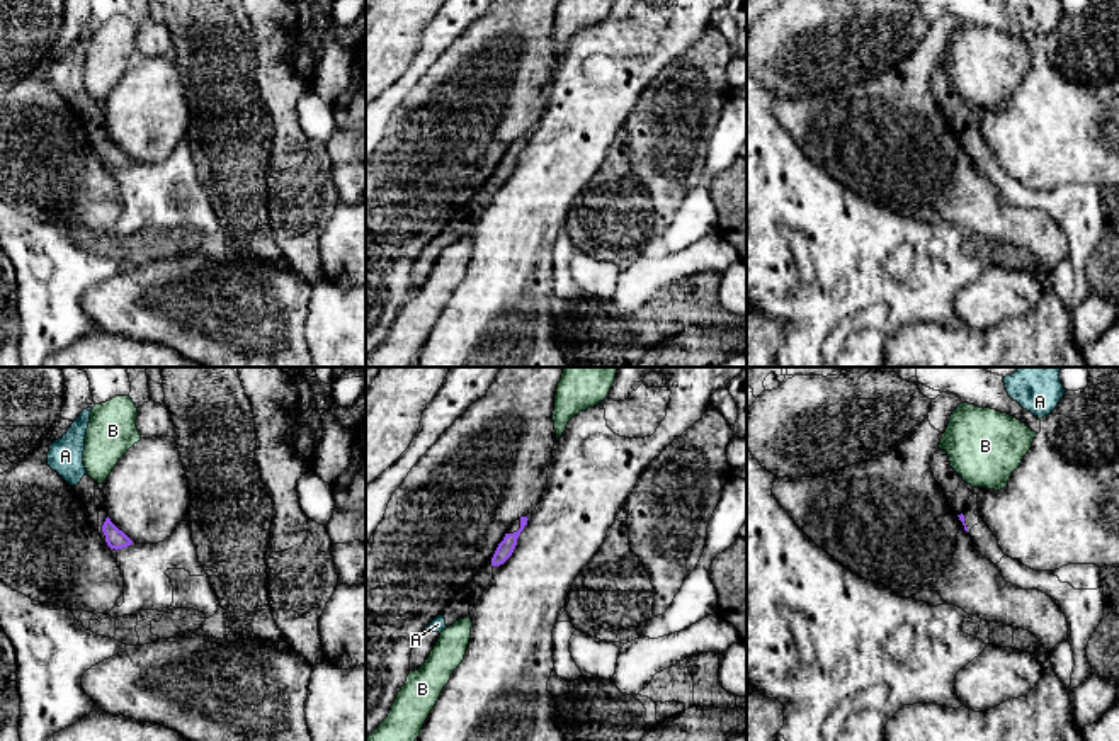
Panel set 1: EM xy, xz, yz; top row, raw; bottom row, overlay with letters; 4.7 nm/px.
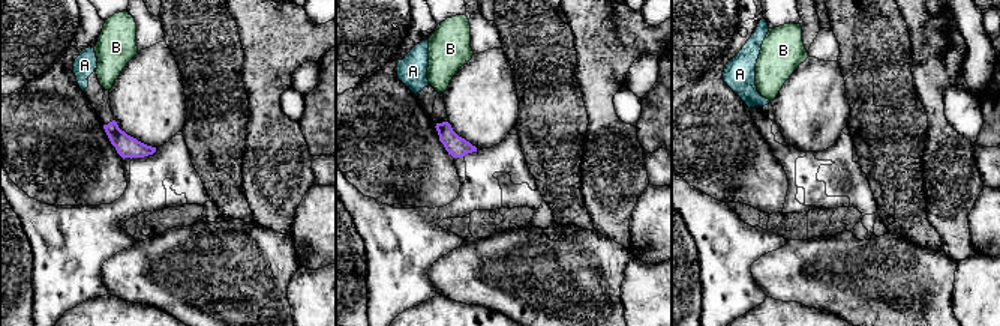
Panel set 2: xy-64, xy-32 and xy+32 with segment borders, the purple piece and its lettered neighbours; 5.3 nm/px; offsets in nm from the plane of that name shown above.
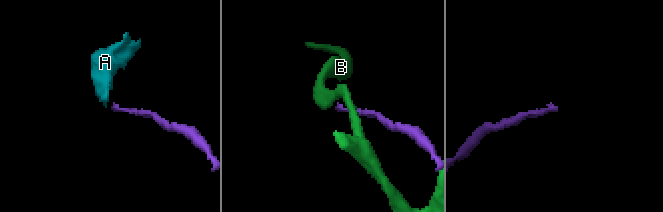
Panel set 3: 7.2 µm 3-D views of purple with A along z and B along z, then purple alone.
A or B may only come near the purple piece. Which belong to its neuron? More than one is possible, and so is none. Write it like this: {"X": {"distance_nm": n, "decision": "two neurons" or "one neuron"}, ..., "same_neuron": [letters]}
{"A": {"distance_nm": 200, "decision": "one neuron"}, "B": {"distance_nm": 140, "decision": "two neurons"}, "same_neuron": ["A"]}

